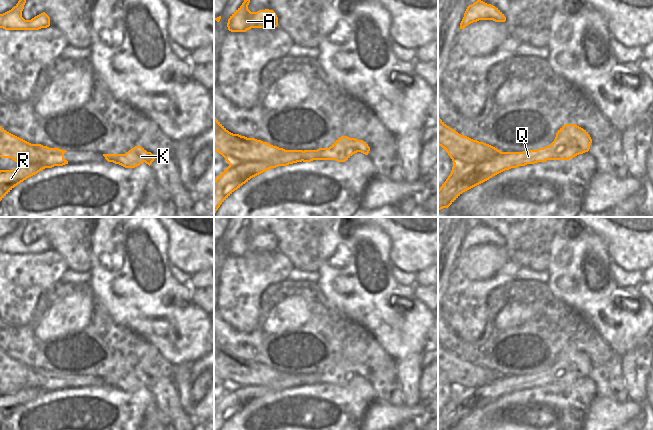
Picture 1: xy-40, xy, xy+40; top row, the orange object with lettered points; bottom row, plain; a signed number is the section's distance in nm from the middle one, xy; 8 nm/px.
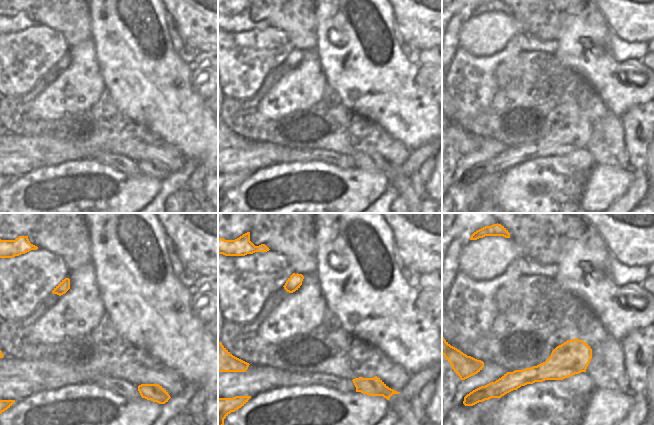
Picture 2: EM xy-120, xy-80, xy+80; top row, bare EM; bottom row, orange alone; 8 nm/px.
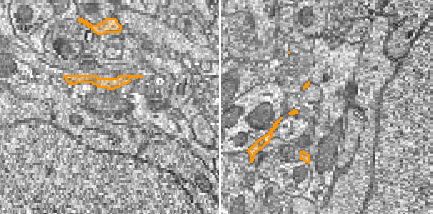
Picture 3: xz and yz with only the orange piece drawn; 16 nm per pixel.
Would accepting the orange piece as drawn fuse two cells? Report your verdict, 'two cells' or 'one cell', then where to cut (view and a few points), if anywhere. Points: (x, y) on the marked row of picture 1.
two cells; cut in xy along (229, 164), (268, 162), (277, 166)

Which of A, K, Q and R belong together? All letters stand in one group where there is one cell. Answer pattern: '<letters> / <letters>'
A / K Q R

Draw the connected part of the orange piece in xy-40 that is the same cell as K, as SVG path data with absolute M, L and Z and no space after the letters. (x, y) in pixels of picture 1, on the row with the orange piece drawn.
M135 146L125 154L103 154L103 156L108 162L119 164L125 168L135 168L143 162L150 166L156 157L141 146Z

